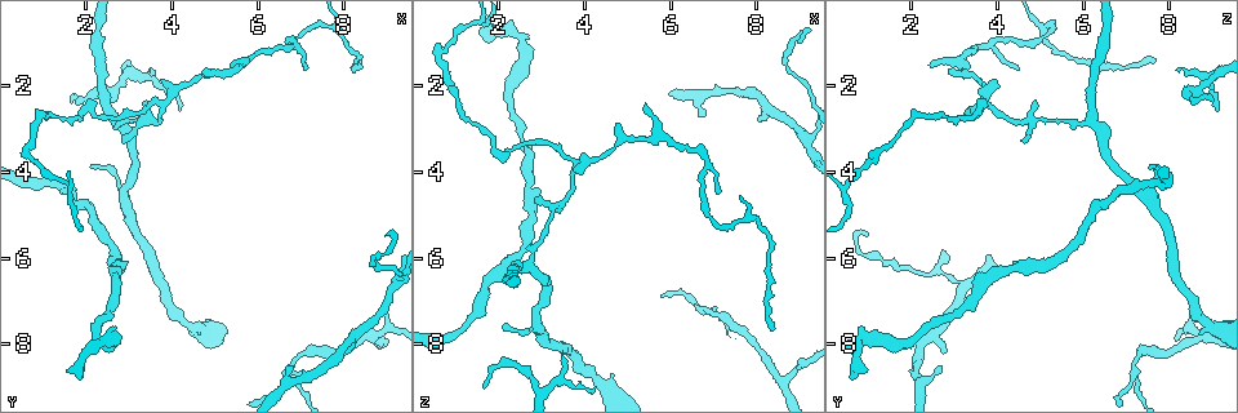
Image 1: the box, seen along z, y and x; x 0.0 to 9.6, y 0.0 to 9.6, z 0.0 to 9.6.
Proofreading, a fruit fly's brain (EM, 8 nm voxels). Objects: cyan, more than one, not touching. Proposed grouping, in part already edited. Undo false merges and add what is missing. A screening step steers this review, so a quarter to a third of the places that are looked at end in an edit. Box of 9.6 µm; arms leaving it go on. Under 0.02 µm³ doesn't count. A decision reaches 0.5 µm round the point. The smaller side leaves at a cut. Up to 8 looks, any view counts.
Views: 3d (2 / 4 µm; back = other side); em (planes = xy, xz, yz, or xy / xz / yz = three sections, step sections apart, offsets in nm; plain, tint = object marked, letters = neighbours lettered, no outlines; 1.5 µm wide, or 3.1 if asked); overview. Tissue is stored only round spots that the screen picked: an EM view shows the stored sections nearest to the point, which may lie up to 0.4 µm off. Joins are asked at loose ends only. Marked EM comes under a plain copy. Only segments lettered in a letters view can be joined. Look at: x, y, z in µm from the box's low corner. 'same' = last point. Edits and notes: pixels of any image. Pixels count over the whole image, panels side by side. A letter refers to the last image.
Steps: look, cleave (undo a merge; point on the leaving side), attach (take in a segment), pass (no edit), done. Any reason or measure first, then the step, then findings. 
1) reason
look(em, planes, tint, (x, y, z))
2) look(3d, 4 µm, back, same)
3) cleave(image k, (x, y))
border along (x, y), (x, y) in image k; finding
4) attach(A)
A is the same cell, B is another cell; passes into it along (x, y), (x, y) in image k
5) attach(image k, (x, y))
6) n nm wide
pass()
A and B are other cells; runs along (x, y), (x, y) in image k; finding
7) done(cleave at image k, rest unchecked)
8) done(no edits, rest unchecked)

an open end
look(em, yz, step 8, tint, (6.75, 8.60, 2.65))

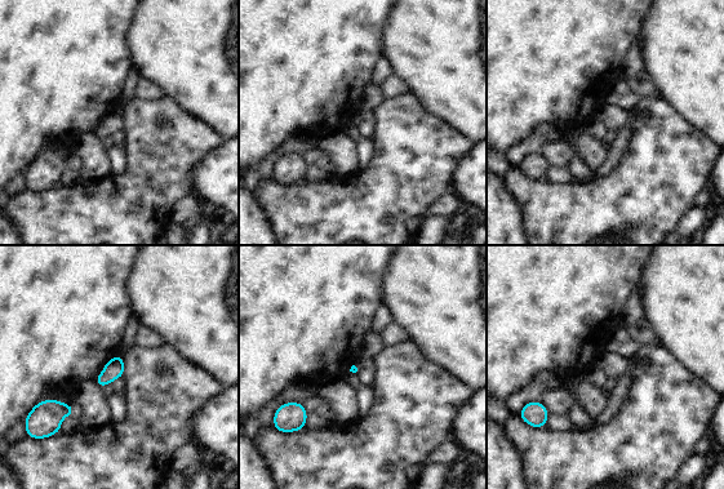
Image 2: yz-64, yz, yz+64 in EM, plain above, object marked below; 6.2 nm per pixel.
look(em, planes, letters, same)

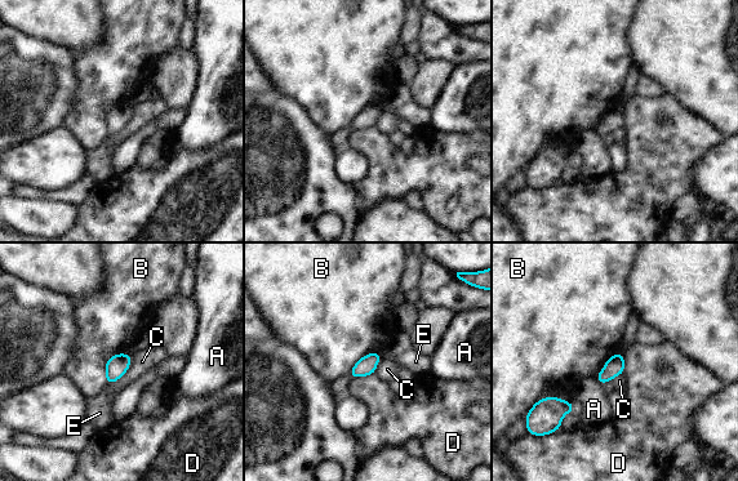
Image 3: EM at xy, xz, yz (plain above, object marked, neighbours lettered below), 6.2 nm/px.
pass()
A, B, C, D and E are other cells; border along (132, 355), (129, 368), (109, 384) in image 3; none of them fits

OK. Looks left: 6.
end of a long branch
look(em, planes, letters, (1.90, 8.85, 0.70))

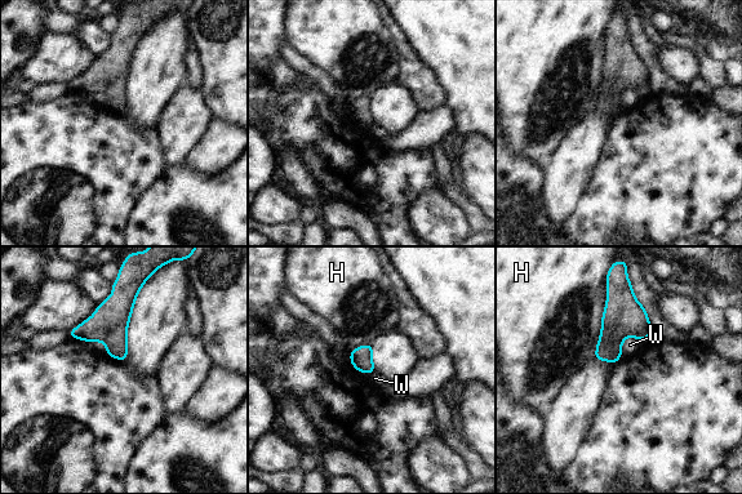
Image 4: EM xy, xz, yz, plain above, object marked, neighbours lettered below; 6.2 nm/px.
pass()
H and W are other cells; border along (638, 338), (623, 341), (621, 356) in image 4; no lettered segment goes on from it

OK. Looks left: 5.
thin end
look(em, planes, letters, (3.40, 2.40, 4.90))

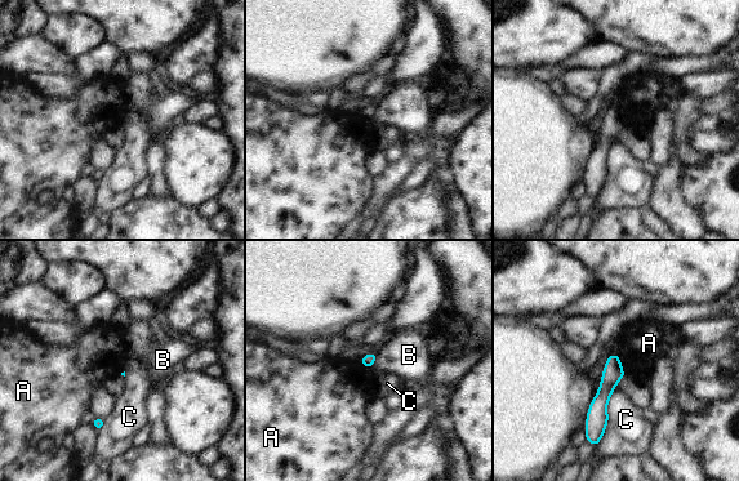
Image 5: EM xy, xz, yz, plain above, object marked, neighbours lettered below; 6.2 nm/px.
C touches over 380 nm
pass()
A, B and C are other cells; runs along (614, 357), (590, 436) in image 5; none of them fits

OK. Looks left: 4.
done(no edits, rest unchecked)

